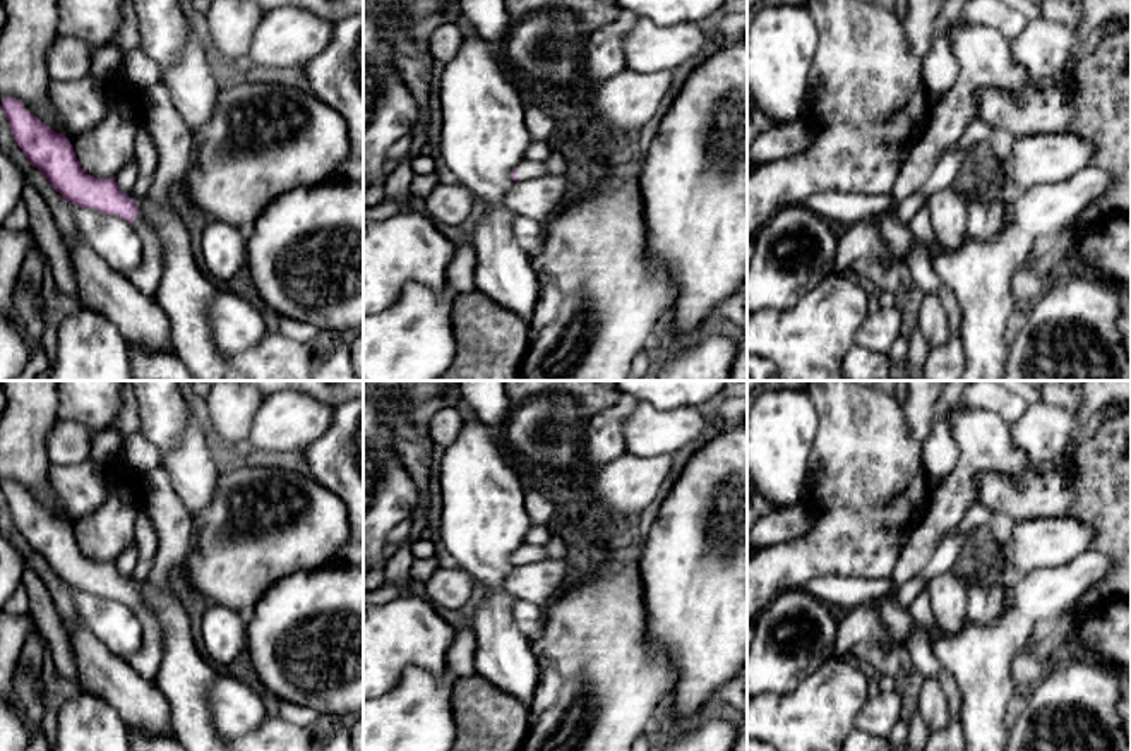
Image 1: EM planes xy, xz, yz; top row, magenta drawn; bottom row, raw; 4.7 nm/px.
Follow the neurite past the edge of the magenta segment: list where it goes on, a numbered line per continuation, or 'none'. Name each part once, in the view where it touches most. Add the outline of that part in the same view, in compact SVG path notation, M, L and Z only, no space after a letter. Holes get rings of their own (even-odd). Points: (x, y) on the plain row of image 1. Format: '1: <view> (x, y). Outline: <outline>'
1: xy (146, 660). Outline: M142 597L130 607L142 624L141 648L125 662L146 681L154 682L163 660L163 640L158 617Z

